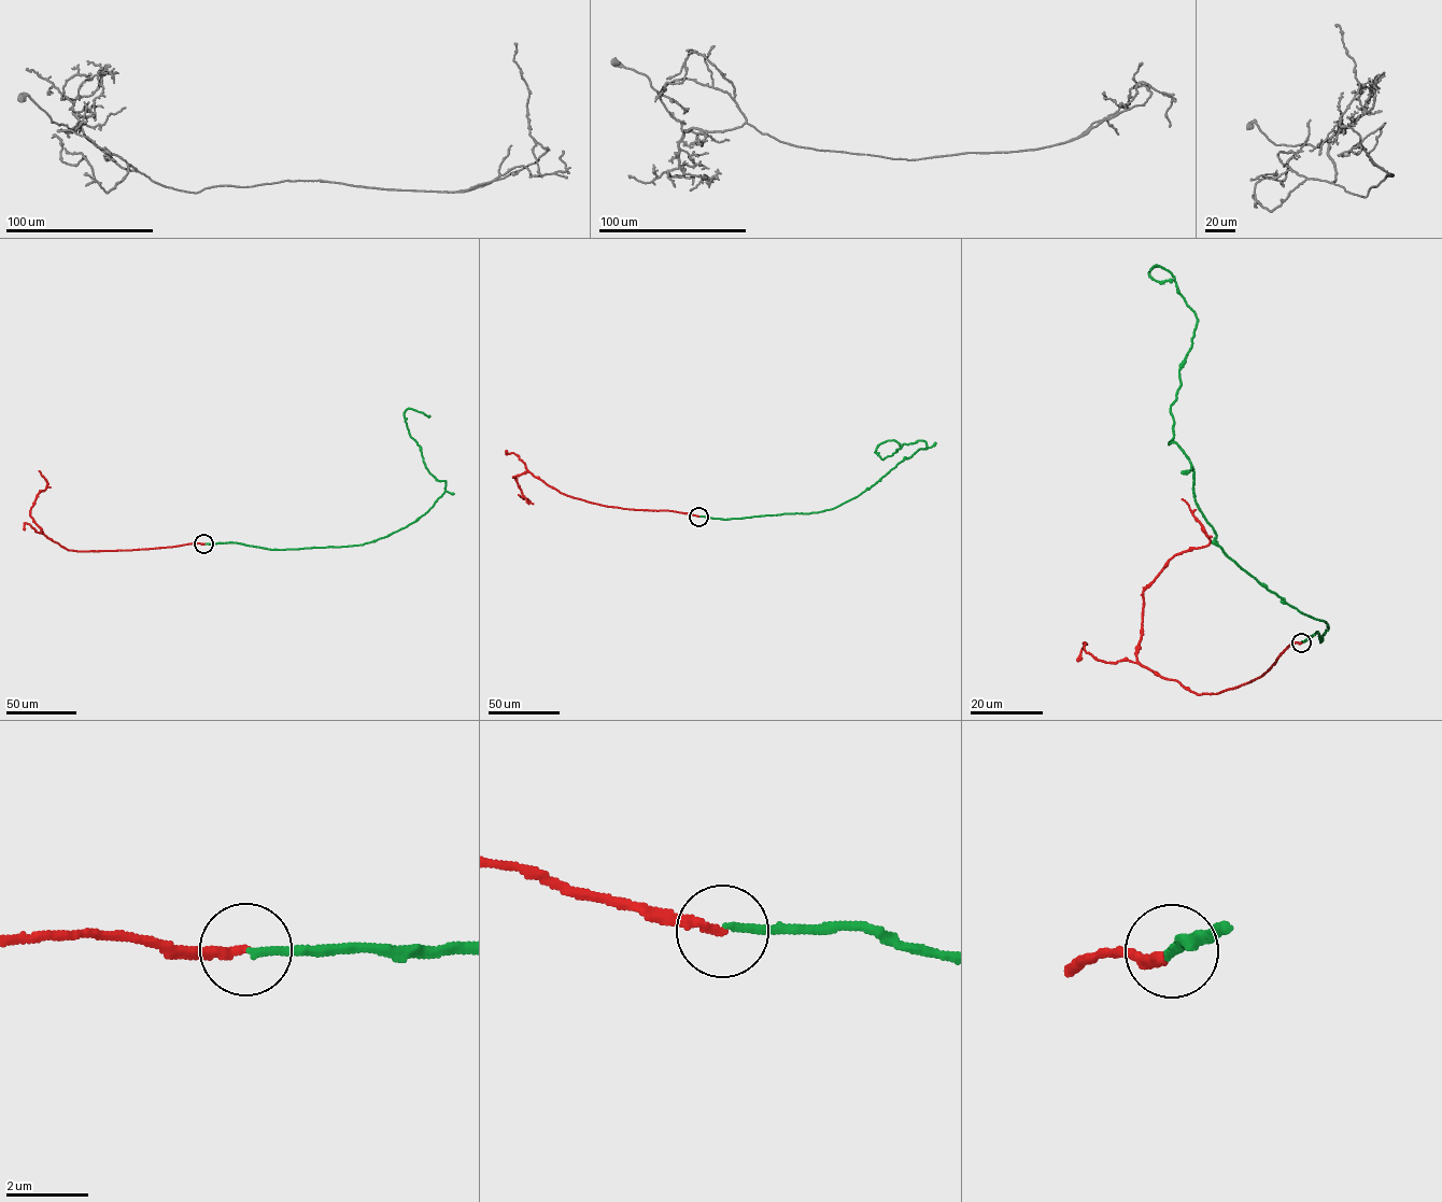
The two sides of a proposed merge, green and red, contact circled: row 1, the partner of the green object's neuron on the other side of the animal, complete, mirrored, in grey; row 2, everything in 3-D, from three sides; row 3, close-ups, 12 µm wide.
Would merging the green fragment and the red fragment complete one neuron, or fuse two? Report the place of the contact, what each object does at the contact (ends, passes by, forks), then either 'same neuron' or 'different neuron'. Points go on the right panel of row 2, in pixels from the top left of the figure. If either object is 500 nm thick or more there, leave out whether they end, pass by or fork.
place (1301, 642); green ends; red ends; different neuron

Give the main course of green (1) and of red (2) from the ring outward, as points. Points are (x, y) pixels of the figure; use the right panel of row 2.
1: (1301, 642), (1325, 621), (1226, 554), (1169, 444), (1197, 317), (1168, 270), (1148, 272), (1171, 281)
2: (1301, 642), (1258, 678), (1219, 693), (1197, 694), (1137, 661), (1143, 591), (1176, 554), (1210, 542), (1182, 498)

